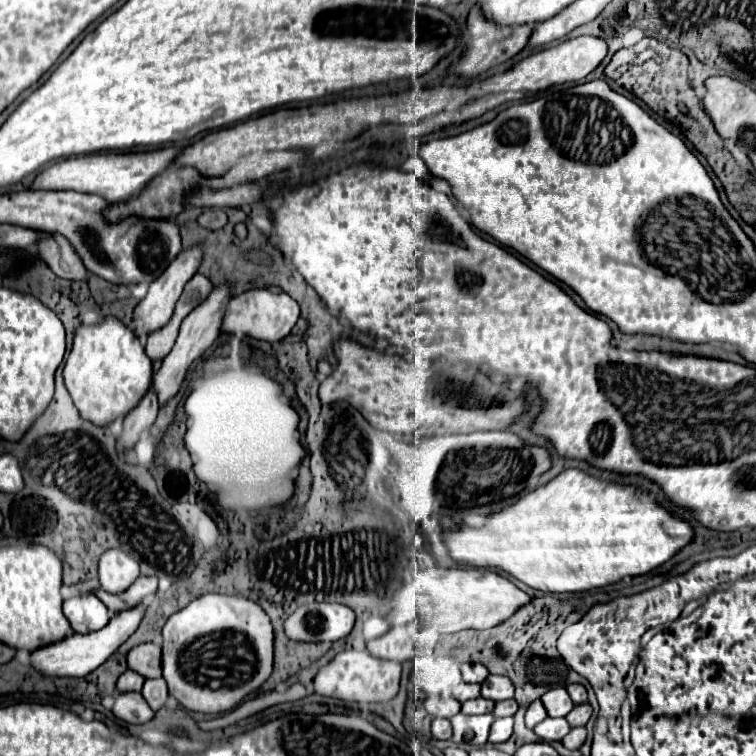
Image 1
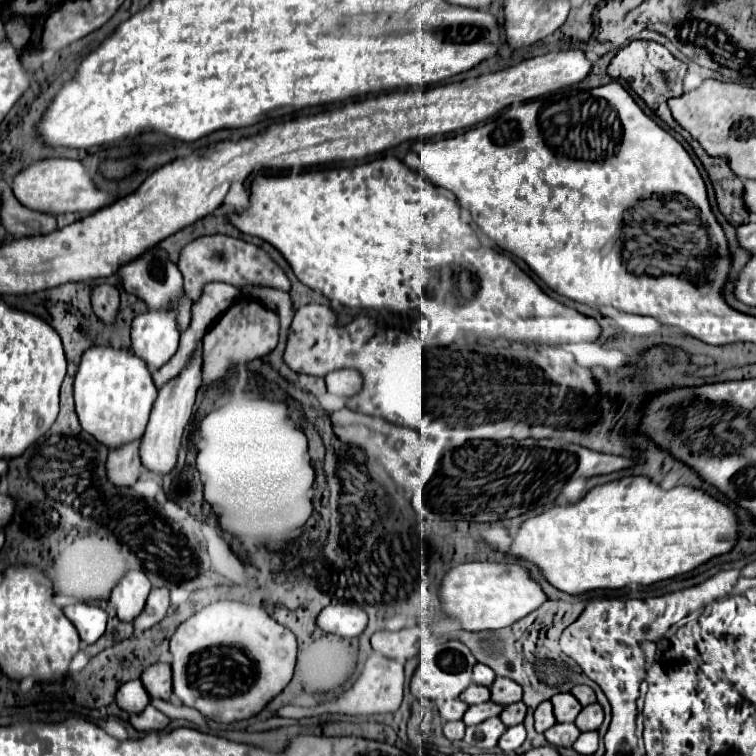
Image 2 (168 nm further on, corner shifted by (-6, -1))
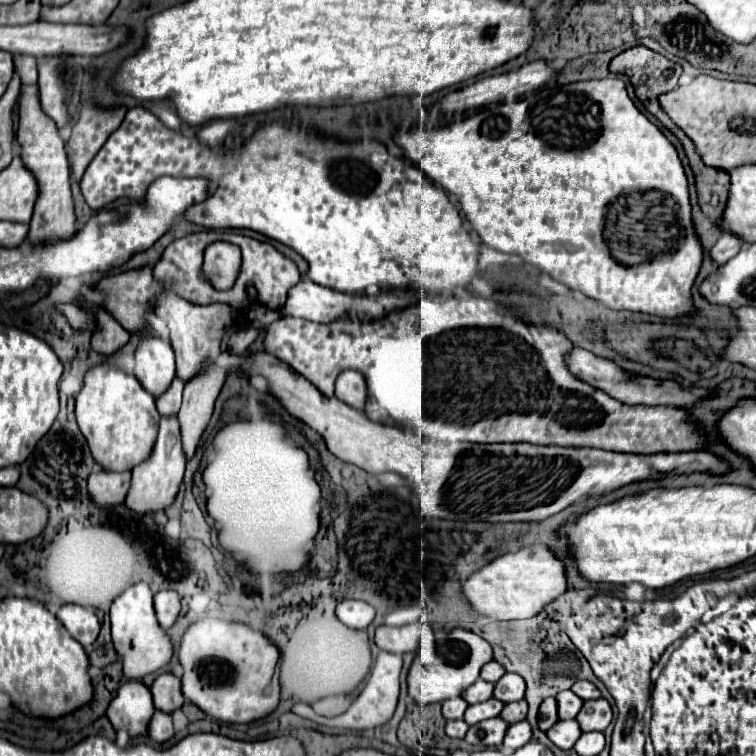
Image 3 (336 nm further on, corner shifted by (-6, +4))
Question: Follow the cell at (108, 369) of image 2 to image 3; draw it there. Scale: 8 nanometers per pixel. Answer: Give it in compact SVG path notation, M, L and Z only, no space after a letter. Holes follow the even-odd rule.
M95 366L85 376L85 384L75 402L75 416L81 434L89 444L91 456L103 470L133 470L135 464L145 462L151 456L151 446L155 446L155 434L159 432L159 412L155 408L155 398L139 386L135 376L117 368Z

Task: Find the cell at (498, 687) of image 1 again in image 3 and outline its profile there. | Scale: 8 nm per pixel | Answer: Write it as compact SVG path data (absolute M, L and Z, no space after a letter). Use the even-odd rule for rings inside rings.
M505 674L497 684L495 684L495 694L497 700L503 704L521 700L525 696L525 680L519 674Z

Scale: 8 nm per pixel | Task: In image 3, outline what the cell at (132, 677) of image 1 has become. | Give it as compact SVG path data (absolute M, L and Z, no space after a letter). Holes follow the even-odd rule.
M127 682L111 700L107 718L117 732L127 730L131 738L137 738L147 734L147 722L153 712L155 708L149 688L141 682Z

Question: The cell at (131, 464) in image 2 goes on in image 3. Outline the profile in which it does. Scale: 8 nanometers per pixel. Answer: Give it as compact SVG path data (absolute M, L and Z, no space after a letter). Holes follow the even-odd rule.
M95 470L89 476L89 496L99 508L111 508L125 500L131 482L131 472Z

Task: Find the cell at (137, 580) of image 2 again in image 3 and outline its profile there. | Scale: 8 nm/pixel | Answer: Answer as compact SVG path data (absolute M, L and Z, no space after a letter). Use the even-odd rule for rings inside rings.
M145 582L127 588L111 606L111 638L113 648L123 664L123 676L129 680L143 680L147 674L163 670L173 656L173 642L159 626L153 610L153 592Z

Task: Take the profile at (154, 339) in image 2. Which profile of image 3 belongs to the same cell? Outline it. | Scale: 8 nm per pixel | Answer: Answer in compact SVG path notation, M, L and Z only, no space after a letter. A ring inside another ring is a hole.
M143 334L135 352L135 378L153 396L159 398L175 378L173 348L155 334Z

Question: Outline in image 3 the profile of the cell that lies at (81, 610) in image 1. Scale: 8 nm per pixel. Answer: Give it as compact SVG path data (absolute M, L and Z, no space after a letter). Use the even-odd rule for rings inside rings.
M65 604L59 608L59 612L55 614L59 618L59 622L63 624L63 628L81 644L81 646L89 646L95 642L97 634L99 634L99 620L95 616L95 612L91 608L83 608L83 606L73 606L73 604Z

